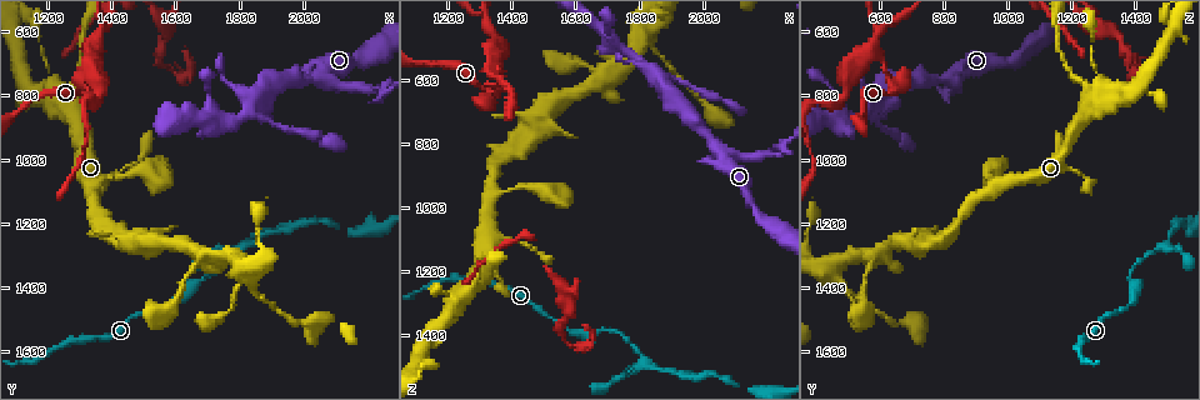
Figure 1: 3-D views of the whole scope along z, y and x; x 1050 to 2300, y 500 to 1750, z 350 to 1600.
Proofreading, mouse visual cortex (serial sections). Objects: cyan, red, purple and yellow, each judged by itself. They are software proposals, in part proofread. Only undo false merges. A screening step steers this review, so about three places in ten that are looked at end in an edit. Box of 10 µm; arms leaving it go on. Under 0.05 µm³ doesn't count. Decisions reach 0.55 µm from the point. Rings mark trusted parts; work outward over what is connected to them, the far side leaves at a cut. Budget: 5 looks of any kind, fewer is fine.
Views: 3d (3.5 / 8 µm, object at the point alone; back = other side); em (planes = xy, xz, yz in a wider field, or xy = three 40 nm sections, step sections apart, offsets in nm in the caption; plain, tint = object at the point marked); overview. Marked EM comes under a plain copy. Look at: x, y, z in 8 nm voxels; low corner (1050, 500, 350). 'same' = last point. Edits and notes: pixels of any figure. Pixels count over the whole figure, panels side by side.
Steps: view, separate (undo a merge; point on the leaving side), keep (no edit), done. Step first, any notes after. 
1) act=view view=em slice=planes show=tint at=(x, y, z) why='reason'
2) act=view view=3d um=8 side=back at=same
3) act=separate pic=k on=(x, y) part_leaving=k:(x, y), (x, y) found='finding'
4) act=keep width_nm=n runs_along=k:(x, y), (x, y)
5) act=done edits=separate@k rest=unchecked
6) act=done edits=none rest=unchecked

act=view view=3d um=8 at=(1360, 670, 590)

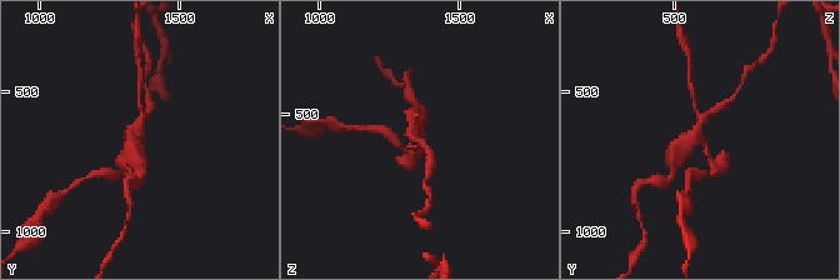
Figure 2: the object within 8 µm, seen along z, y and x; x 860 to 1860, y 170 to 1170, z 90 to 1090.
act=view view=3d um=3.5 at=same why='closer look'

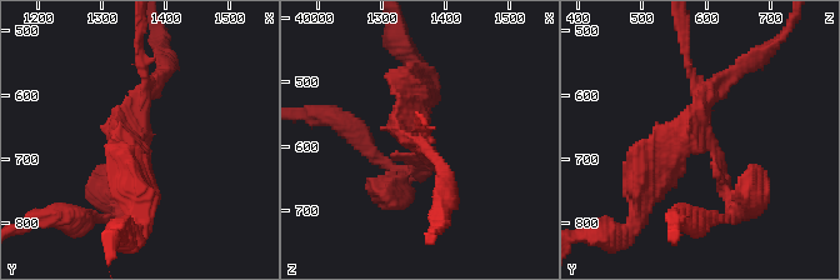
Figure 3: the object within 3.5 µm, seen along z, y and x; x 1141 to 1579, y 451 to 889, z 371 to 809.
act=view view=em slice=planes show=tint at=(1360, 665, 595) arms=3 arm_widths_nm=150,200,350

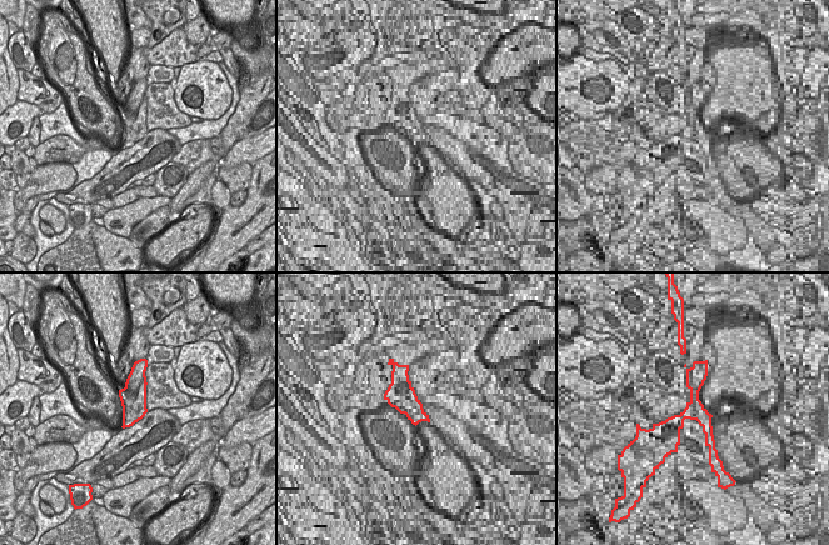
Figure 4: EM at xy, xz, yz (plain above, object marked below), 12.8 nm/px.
act=separate pic=3 on=(664, 128) part_leaving=3:(701, 136), (646, 179), (634, 225) found='two cells meet here'

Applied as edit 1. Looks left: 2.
act=view view=3d um=8 side=back at=(1860, 790, 580) why='sudden change in width'

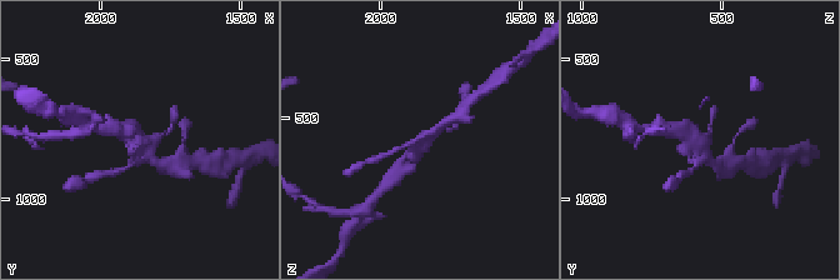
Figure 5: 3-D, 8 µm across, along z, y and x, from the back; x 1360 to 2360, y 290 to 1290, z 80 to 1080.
act=view view=em slice=xy step=2 show=tint at=same why='need the tissue'

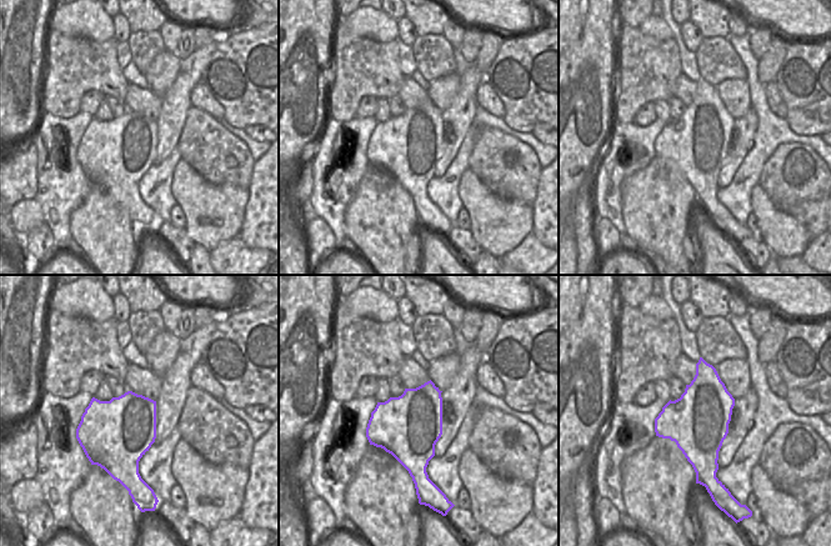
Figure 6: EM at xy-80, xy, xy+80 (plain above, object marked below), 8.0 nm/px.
act=keep runs_along=5:(401, 166), (406, 155), (440, 126) found='one cell here'

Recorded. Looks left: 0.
act=done edits=separate@3 rest=unchecked

